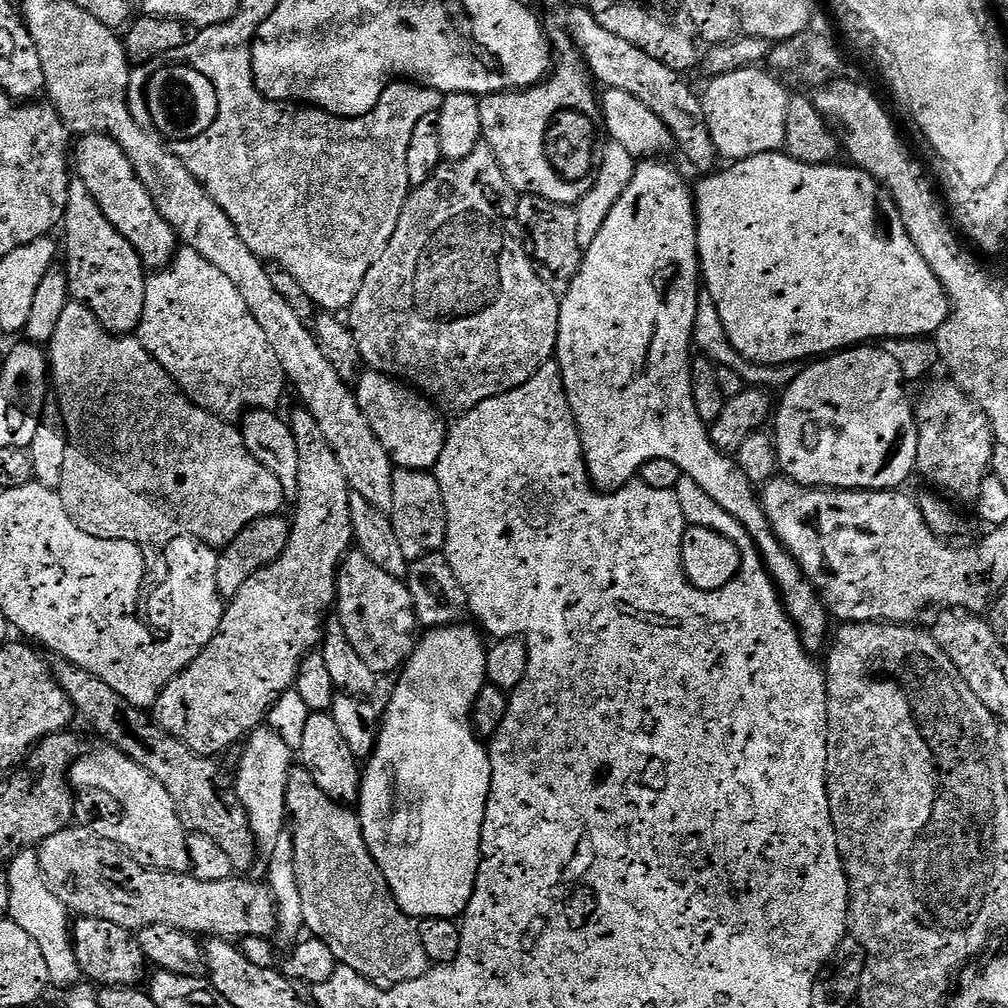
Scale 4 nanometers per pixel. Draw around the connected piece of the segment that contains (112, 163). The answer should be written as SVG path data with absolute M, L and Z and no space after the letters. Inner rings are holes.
M85 133L79 140L77 148L76 145L74 148L74 160L78 162L77 177L86 183L86 188L94 195L111 225L134 246L144 266L150 270L167 268L179 251L179 237L154 206L153 198L123 148L108 135L100 133Z

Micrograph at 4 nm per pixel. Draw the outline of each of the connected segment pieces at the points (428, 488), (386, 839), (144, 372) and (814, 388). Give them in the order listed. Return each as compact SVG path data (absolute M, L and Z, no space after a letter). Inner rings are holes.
M396 468L394 471L394 502L391 510L394 534L398 534L398 544L402 546L402 554L406 554L409 562L425 556L427 552L443 549L446 542L446 502L442 498L442 486L438 486L435 475L431 471L419 472L409 468Z
M467 623L452 624L448 628L434 628L425 631L419 637L418 643L412 649L399 673L400 681L392 692L392 701L382 712L382 723L380 733L376 739L376 748L368 757L362 768L362 779L360 781L360 794L358 797L358 815L360 825L364 831L364 841L374 858L374 862L382 870L382 874L388 879L390 890L402 906L402 910L415 918L422 920L456 920L463 917L466 906L474 894L474 886L478 878L478 866L480 865L480 843L482 842L482 822L486 818L486 802L490 798L490 778L492 767L485 741L477 736L475 728L472 727L472 707L476 704L478 694L488 683L488 648L484 644L485 637L475 632L475 627L467 628Z
M69 302L66 310L62 310L62 319L58 327L54 329L54 338L46 348L50 361L50 380L54 385L55 399L60 402L62 418L68 435L68 449L66 450L66 466L64 467L64 483L59 489L62 502L66 506L66 514L86 534L103 540L125 540L141 546L167 546L174 544L178 538L193 536L213 546L223 546L231 542L250 522L254 522L263 516L275 516L285 507L284 488L250 454L250 450L244 441L244 433L235 423L227 420L219 420L212 412L202 410L192 399L185 396L184 391L177 386L174 378L162 370L160 363L155 360L142 346L142 342L132 334L113 334L108 332L94 318L94 314L84 304Z
M857 346L847 350L841 350L835 354L829 355L827 358L817 359L815 362L809 363L807 367L801 370L796 377L792 379L791 384L783 389L781 400L778 400L778 407L774 412L774 424L776 420L776 432L774 431L774 439L776 441L776 456L780 460L779 471L783 473L789 480L793 480L796 484L801 484L803 488L835 488L837 490L867 490L870 492L883 492L885 490L896 490L907 482L916 472L916 459L918 458L918 430L916 429L916 414L914 411L913 401L908 401L908 392L906 389L906 381L902 370L899 368L898 362L888 354L883 347L880 346Z

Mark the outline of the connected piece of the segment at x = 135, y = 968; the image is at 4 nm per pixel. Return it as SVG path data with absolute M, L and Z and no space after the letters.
M81 916L72 924L72 945L78 958L80 975L85 981L97 986L136 986L145 979L146 961L140 937L131 928L106 922L106 918Z

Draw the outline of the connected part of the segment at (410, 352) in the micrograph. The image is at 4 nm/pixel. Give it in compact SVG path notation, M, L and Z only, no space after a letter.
M481 146L461 160L441 163L438 170L422 186L412 188L408 193L408 201L402 206L402 214L398 218L398 226L378 262L370 266L370 274L366 274L366 282L362 282L362 290L358 290L358 298L352 303L351 328L354 342L358 342L360 359L371 371L391 376L427 396L437 408L445 413L463 414L474 410L482 402L495 396L506 394L534 378L544 364L555 357L558 342L558 318L560 317L561 297L538 278L532 260L524 245L524 232L516 221L516 202L518 193L512 188L512 183L506 178L498 158L492 149Z

